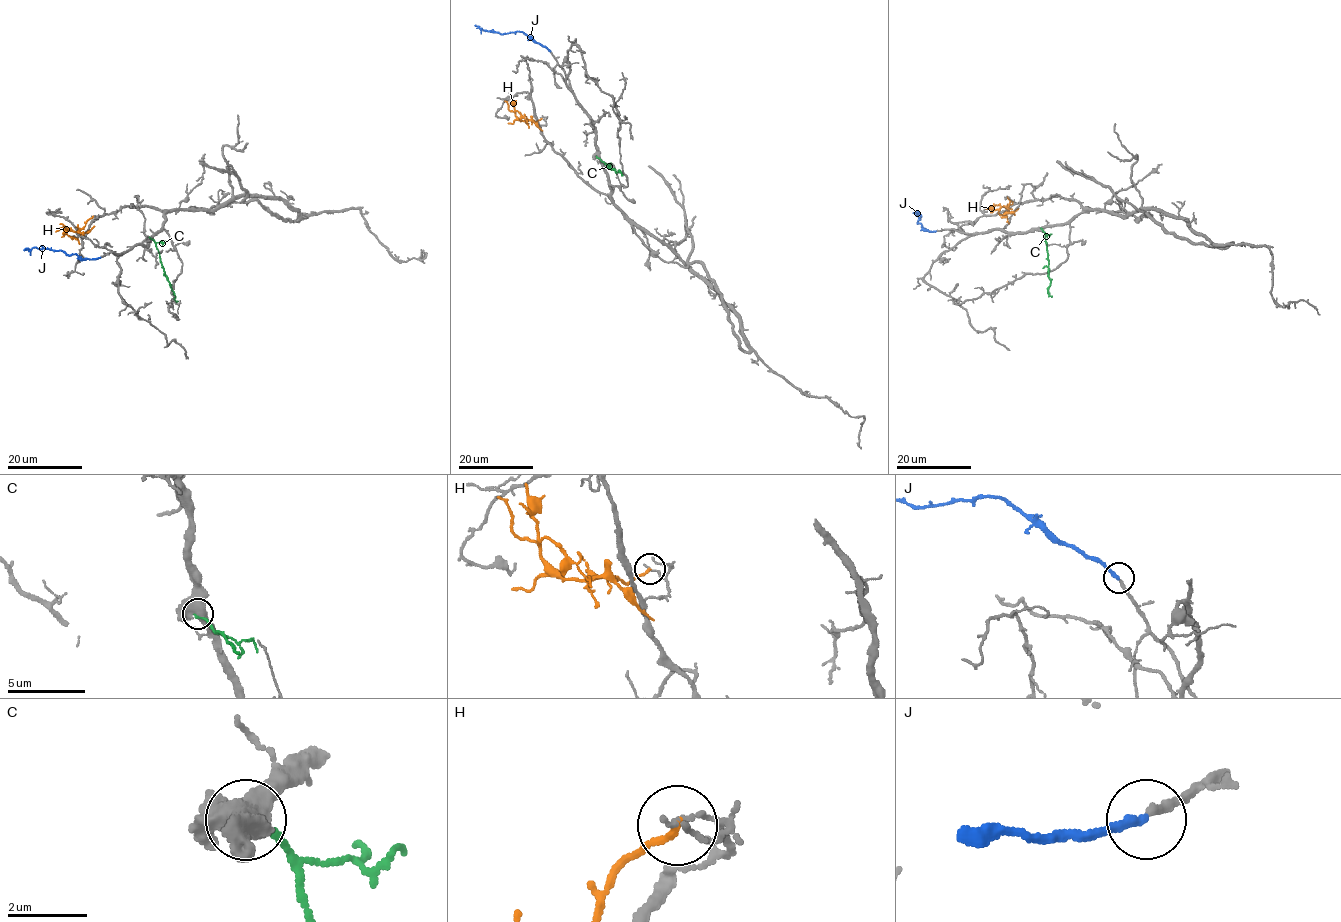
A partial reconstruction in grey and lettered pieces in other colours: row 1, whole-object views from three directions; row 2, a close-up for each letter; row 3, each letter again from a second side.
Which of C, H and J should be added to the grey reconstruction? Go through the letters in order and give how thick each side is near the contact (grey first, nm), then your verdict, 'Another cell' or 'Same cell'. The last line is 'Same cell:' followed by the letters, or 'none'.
C: Thickness 600 nm (grey) against 220 nm. Another cell
H: Thickness 130 nm (grey) against 160 nm. Another cell
J: Thickness 200 nm (grey) against 240 nm. Same cell
Same cell: J

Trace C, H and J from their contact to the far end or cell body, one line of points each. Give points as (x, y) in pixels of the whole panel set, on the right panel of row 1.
C: (1042, 229), (1045, 234), (1050, 281), (1048, 294), (1052, 296)
H: (1007, 197), (1010, 200), (1008, 210), (1003, 207), (998, 212), (1009, 224)
J: (935, 231), (917, 223), (921, 217), (918, 212), (913, 213)

